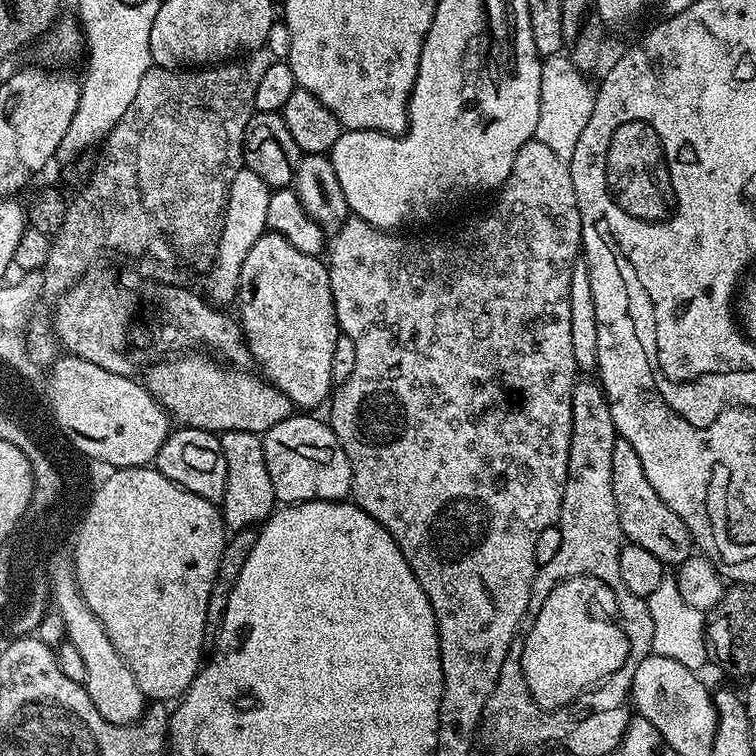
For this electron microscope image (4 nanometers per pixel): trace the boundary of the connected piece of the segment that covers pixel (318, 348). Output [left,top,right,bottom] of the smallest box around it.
[238,230,342,410]

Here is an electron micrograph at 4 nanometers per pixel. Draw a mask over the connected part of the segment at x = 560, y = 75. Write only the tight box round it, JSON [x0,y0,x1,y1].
[534,55,596,161]

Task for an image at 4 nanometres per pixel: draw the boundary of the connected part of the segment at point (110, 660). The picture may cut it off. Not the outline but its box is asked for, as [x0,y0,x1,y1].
[50,560,146,724]

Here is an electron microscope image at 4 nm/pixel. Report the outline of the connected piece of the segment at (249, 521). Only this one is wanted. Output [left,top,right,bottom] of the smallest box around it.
[220,430,278,529]

